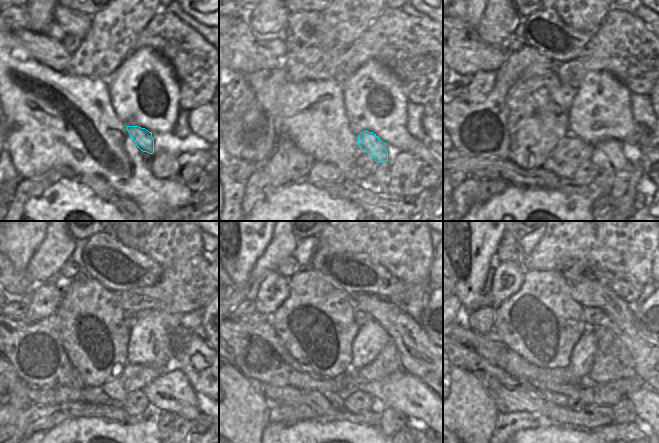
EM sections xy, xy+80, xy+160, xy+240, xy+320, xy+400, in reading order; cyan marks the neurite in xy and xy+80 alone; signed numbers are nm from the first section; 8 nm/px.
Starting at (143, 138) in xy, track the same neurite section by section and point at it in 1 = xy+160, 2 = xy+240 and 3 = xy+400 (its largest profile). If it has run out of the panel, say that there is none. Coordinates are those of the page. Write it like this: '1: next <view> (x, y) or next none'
1: next xy+160 (608, 156)
2: next xy+240 (171, 391)
3: next xy+400 (646, 401)

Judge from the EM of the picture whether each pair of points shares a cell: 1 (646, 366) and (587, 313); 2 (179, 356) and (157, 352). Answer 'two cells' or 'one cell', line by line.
1: two cells
2: two cells

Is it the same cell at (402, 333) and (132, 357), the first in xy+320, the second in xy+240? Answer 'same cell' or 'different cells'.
different cells

